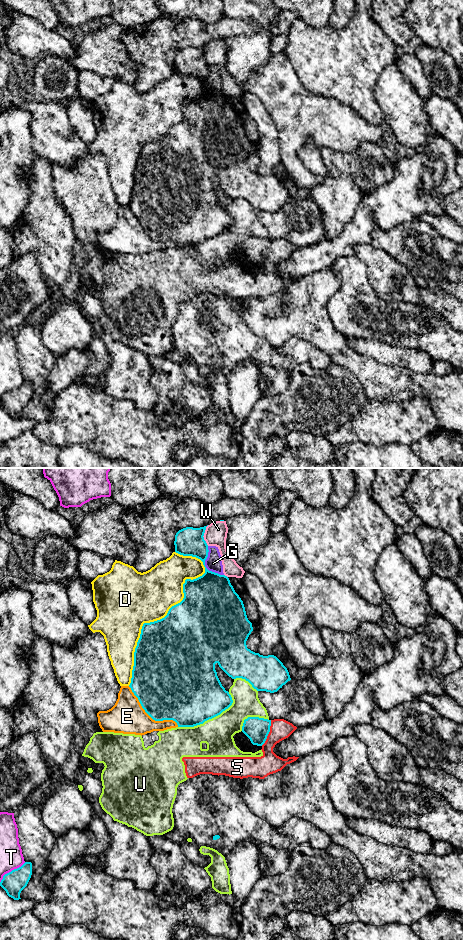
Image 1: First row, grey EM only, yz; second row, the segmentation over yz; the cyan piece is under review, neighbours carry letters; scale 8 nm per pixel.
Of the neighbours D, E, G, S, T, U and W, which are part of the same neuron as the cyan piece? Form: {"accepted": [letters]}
{"accepted": []}

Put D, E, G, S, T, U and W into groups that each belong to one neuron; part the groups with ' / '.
D / E / G / S U / T / W

